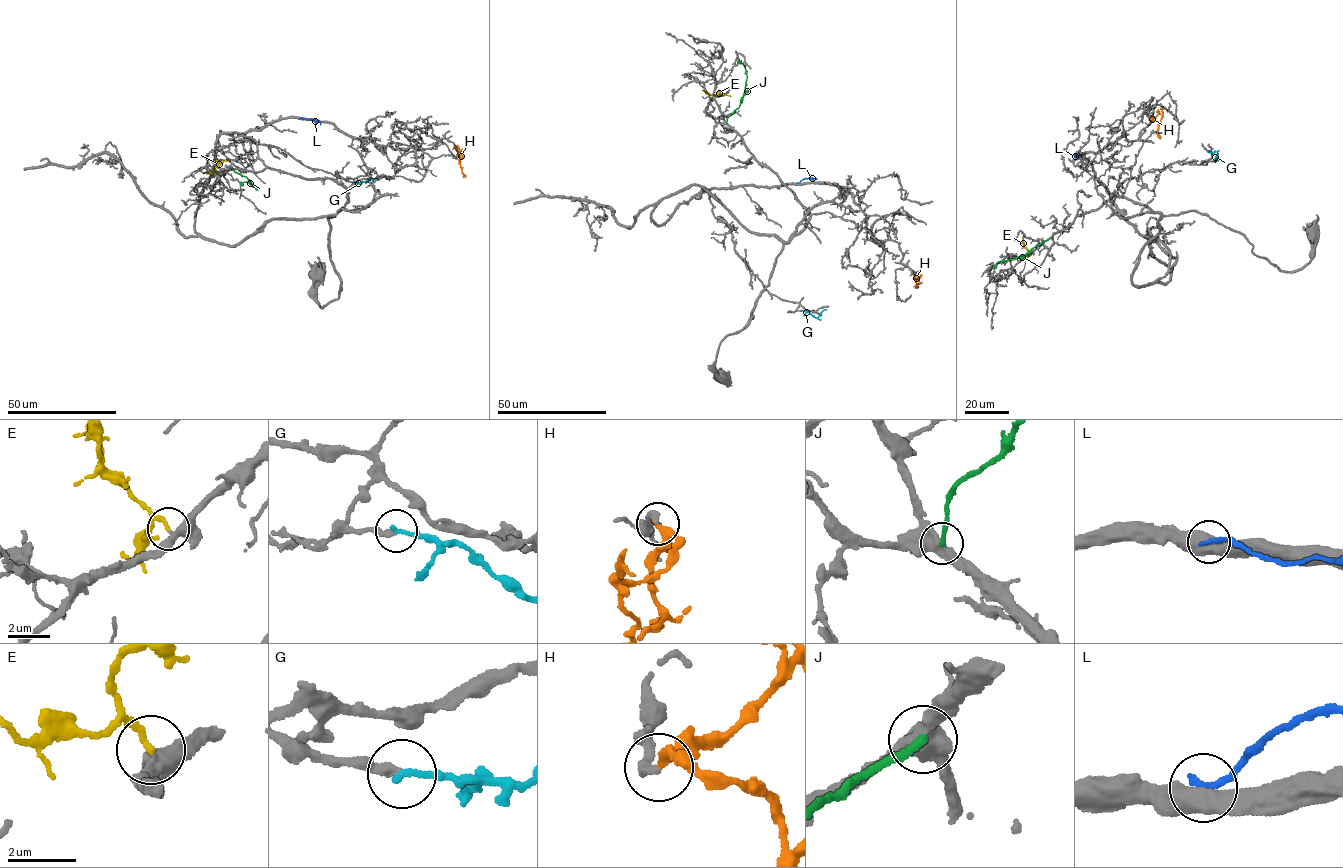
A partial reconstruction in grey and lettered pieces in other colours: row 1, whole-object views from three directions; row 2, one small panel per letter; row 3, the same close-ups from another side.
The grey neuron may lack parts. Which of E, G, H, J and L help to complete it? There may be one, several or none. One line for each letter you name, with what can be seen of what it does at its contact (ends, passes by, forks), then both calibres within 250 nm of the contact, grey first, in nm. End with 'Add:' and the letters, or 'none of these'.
E: It ends there. Thickness 400 nm (grey) against 180 nm
G: It ends there. Thickness 260 nm (grey) against 190 nm
H: It passes by. Thickness 280 nm (grey) against 240 nm
Add: E, G, H

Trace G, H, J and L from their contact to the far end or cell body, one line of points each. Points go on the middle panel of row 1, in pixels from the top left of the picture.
G: (802, 310), (816, 317), (827, 309)
H: (919, 273), (915, 287)
J: (726, 123), (744, 94), (747, 74), (740, 61)
L: (797, 183), (815, 178)

